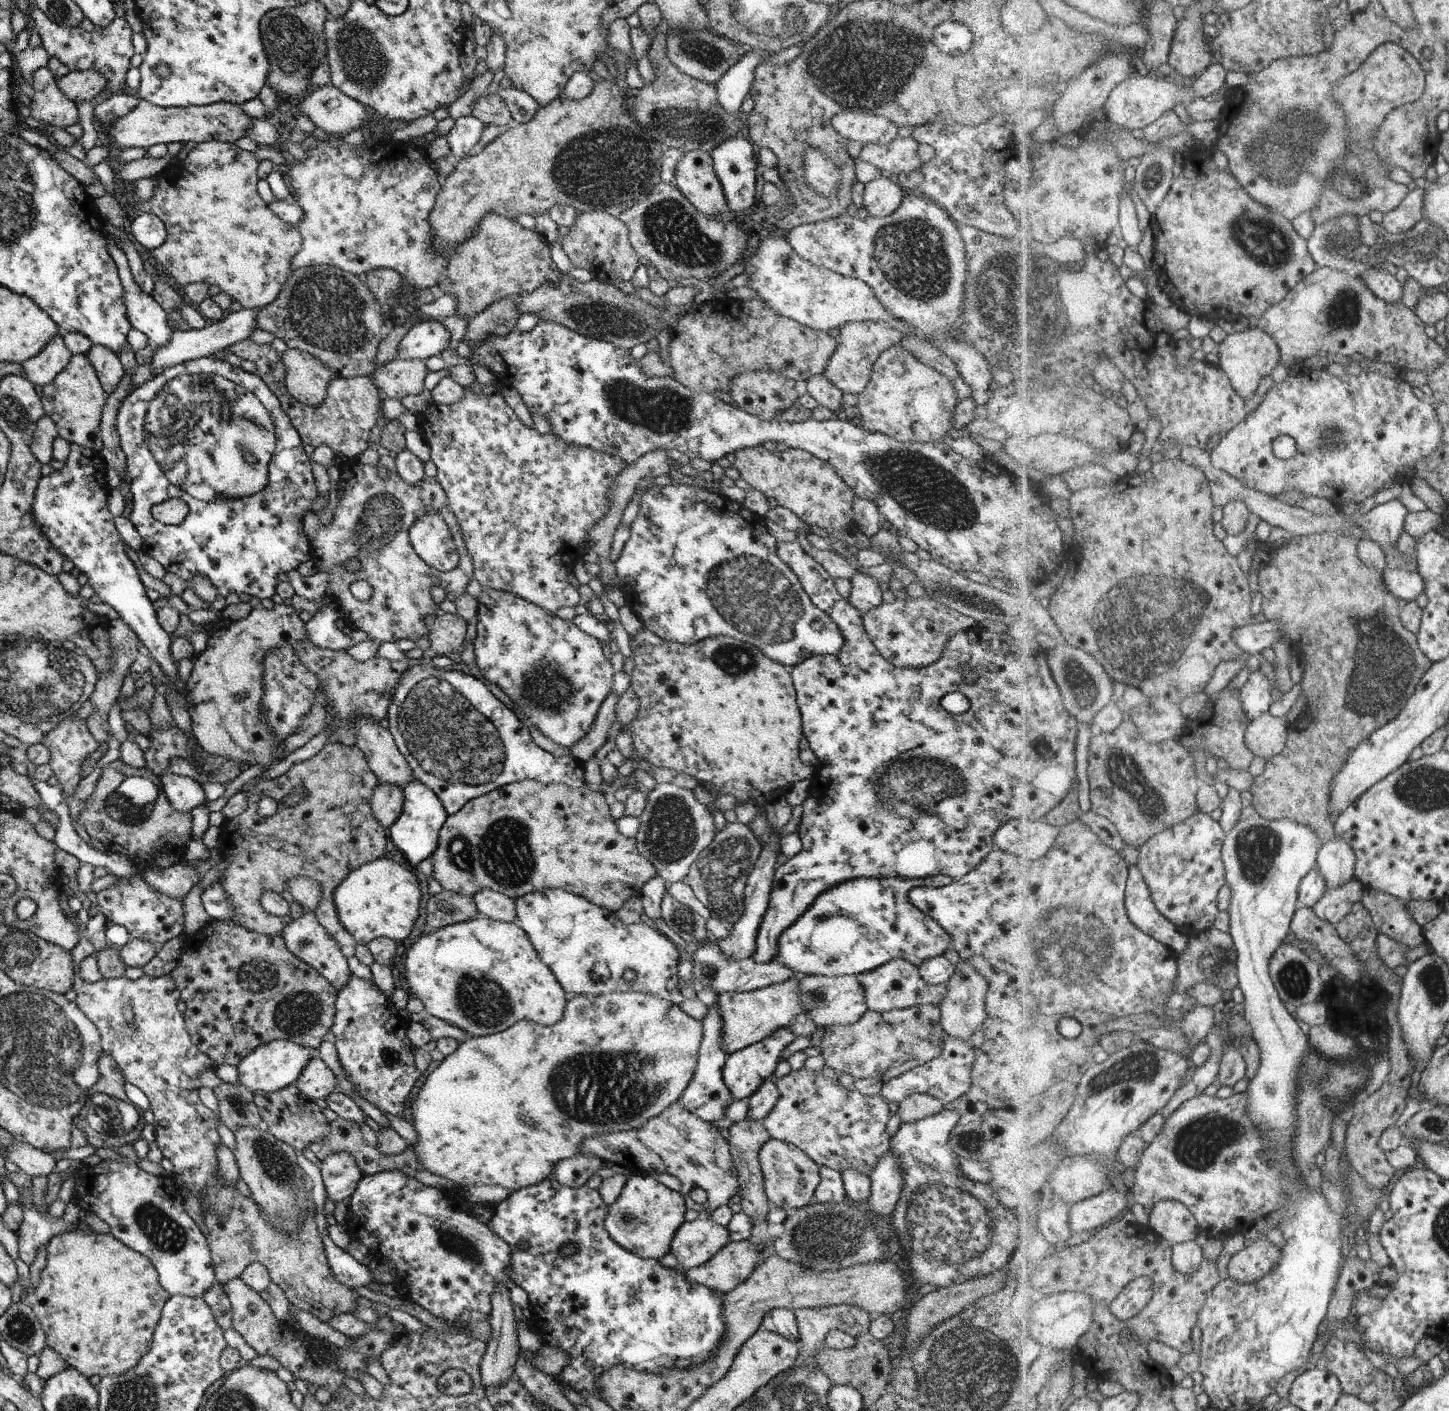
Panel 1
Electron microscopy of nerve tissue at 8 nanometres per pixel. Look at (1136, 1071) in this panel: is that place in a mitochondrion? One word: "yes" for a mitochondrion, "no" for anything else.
yes

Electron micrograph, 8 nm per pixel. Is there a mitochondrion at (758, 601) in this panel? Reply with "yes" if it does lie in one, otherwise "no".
yes

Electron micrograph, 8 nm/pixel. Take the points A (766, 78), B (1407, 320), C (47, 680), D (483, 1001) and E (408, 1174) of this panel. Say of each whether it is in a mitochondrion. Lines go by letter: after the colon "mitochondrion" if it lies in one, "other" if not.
A: other
B: other
C: mitochondrion
D: mitochondrion
E: other

